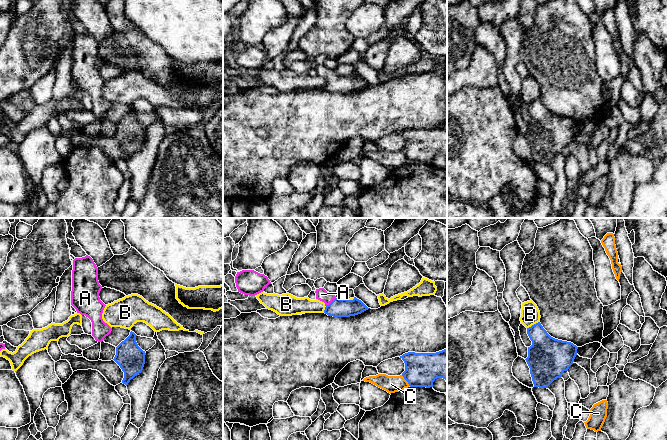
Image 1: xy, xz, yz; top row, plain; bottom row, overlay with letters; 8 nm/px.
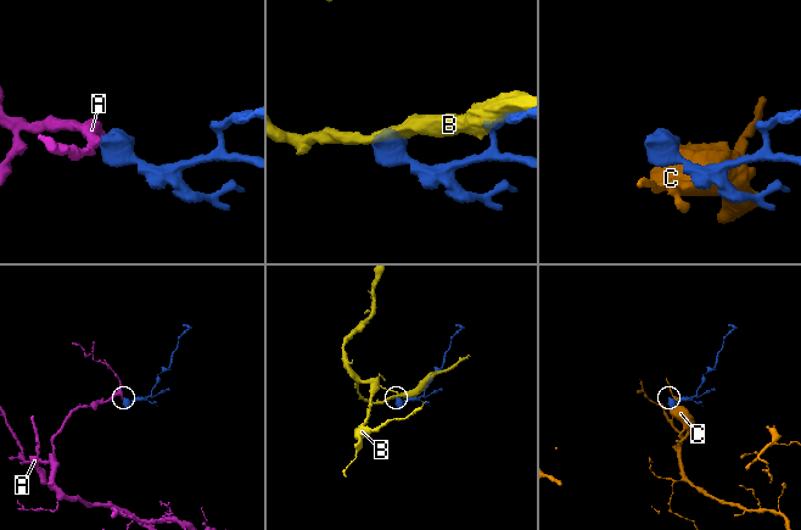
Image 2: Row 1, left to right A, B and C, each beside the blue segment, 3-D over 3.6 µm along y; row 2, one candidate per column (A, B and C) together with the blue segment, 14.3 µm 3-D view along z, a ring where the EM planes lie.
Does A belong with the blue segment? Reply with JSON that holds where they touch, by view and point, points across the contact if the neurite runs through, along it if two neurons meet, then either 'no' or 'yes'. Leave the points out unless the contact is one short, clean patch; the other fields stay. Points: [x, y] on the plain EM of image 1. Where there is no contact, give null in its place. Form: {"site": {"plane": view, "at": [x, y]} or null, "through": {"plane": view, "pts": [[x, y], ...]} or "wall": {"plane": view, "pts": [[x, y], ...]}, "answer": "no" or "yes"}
{"site": {"plane": "xz", "at": [331, 78]}, "through": {"plane": "xz", "pts": [[338, 83], [331, 78], [321, 70]]}, "answer": "yes"}

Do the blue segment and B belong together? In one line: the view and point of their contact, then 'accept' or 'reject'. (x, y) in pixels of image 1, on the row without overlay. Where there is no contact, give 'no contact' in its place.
meets blue in yz at (534, 100); reject

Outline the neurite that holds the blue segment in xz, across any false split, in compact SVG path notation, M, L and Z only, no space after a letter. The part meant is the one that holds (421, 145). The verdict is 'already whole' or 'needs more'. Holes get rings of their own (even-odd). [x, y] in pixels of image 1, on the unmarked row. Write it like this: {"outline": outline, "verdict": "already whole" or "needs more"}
{"outline": "M447 124L436 129L408 128L400 132L405 139L402 149L410 163L433 163L437 154L447 158Z", "verdict": "already whole"}

